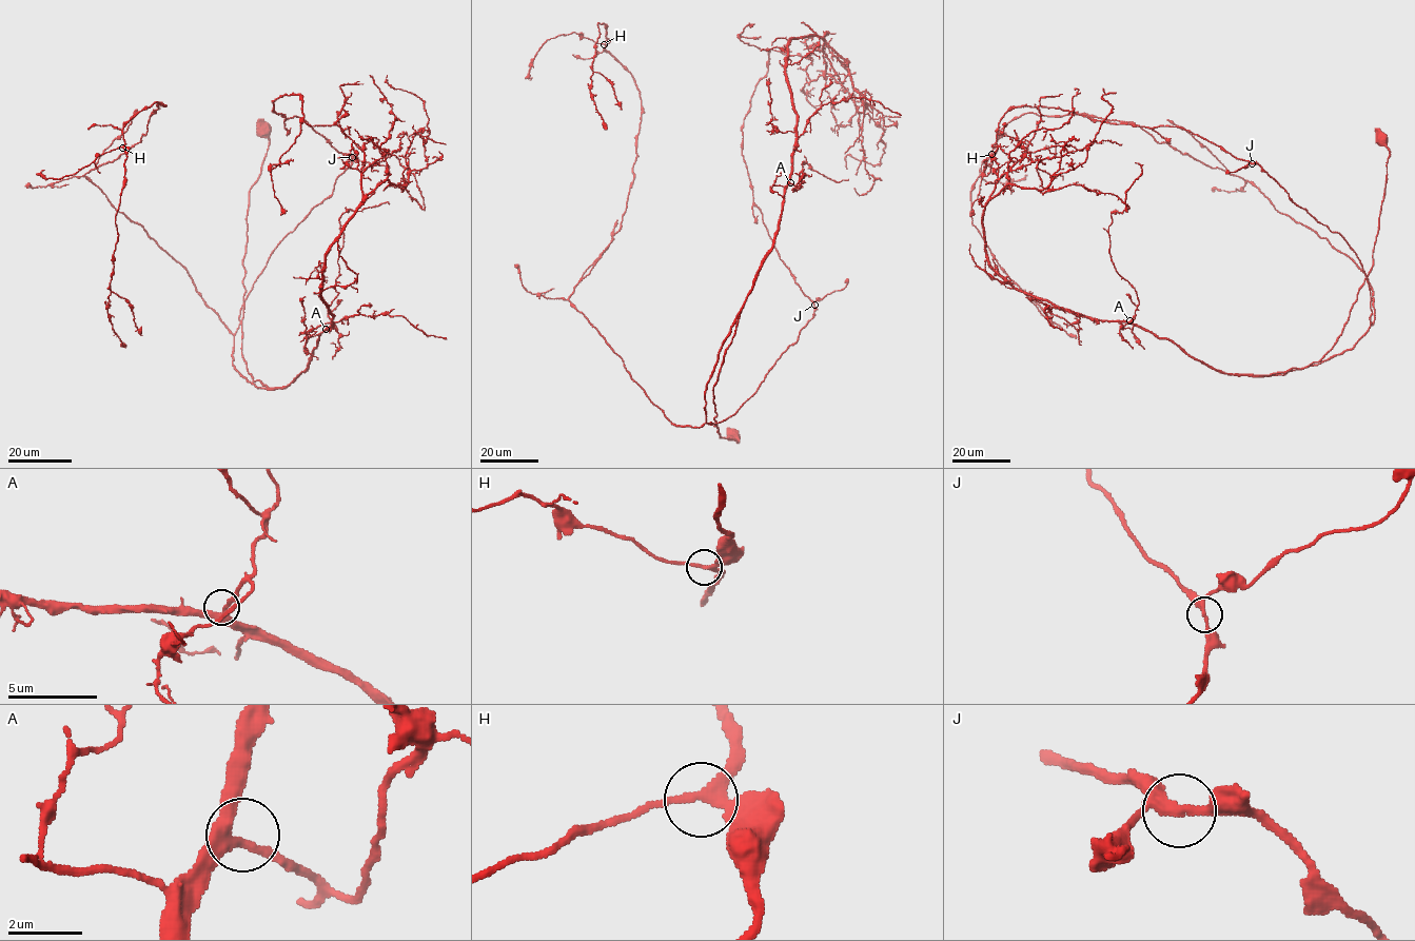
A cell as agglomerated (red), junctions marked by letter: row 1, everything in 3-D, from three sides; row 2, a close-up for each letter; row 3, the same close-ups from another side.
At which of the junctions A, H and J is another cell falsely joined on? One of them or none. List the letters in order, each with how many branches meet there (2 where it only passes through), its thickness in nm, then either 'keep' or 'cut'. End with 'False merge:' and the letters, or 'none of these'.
A: 3 branches meet; 280 nm thick; keep
H: 3 branches meet; 200 nm thick; keep
J: 3 branches meet; 200 nm thick; keep
False merge: none of these

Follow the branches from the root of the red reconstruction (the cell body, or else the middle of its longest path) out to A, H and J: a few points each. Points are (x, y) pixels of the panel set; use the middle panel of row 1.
A: (733, 433), (737, 443), (722, 437), (714, 426), (713, 388), (752, 281), (772, 246), (785, 188), (790, 182)
H: (733, 433), (713, 388), (735, 322), (706, 422), (675, 426), (568, 299), (633, 179), (640, 91), (604, 44)
J: (733, 433), (737, 443), (714, 426), (713, 391), (731, 328), (705, 390), (710, 425), (757, 391), (814, 305)

